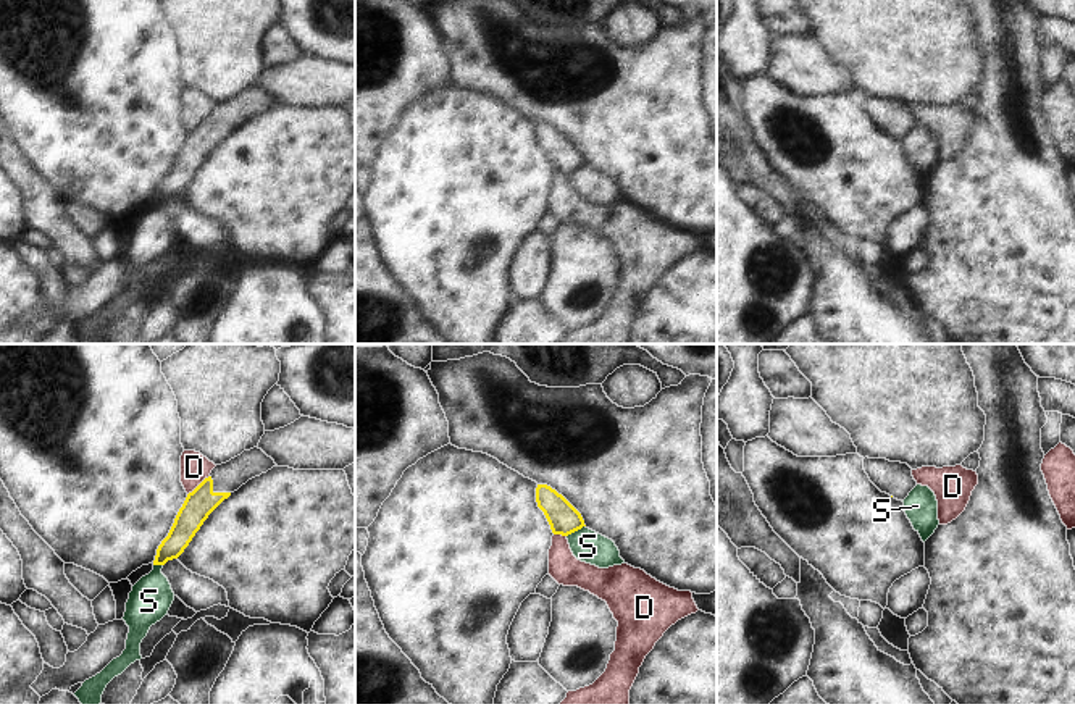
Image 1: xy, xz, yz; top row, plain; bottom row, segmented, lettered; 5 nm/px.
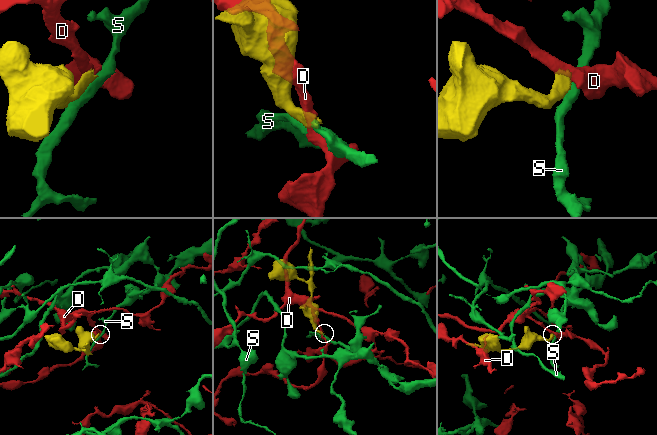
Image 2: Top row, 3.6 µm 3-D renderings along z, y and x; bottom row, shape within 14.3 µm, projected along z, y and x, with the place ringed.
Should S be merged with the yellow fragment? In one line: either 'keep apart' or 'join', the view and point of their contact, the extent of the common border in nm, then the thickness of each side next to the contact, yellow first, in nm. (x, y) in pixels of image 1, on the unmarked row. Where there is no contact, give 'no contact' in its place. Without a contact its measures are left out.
keep apart | xz (575, 168) | 110 nm | 160/160 nm

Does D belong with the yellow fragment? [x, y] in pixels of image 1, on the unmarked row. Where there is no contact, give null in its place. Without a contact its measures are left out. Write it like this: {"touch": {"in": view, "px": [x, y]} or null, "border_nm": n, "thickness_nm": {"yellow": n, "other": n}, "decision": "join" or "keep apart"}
{"touch": {"in": "xy", "px": [199, 123]}, "border_nm": 150, "thickness_nm": {"yellow": 150, "other": 140}, "decision": "keep apart"}

